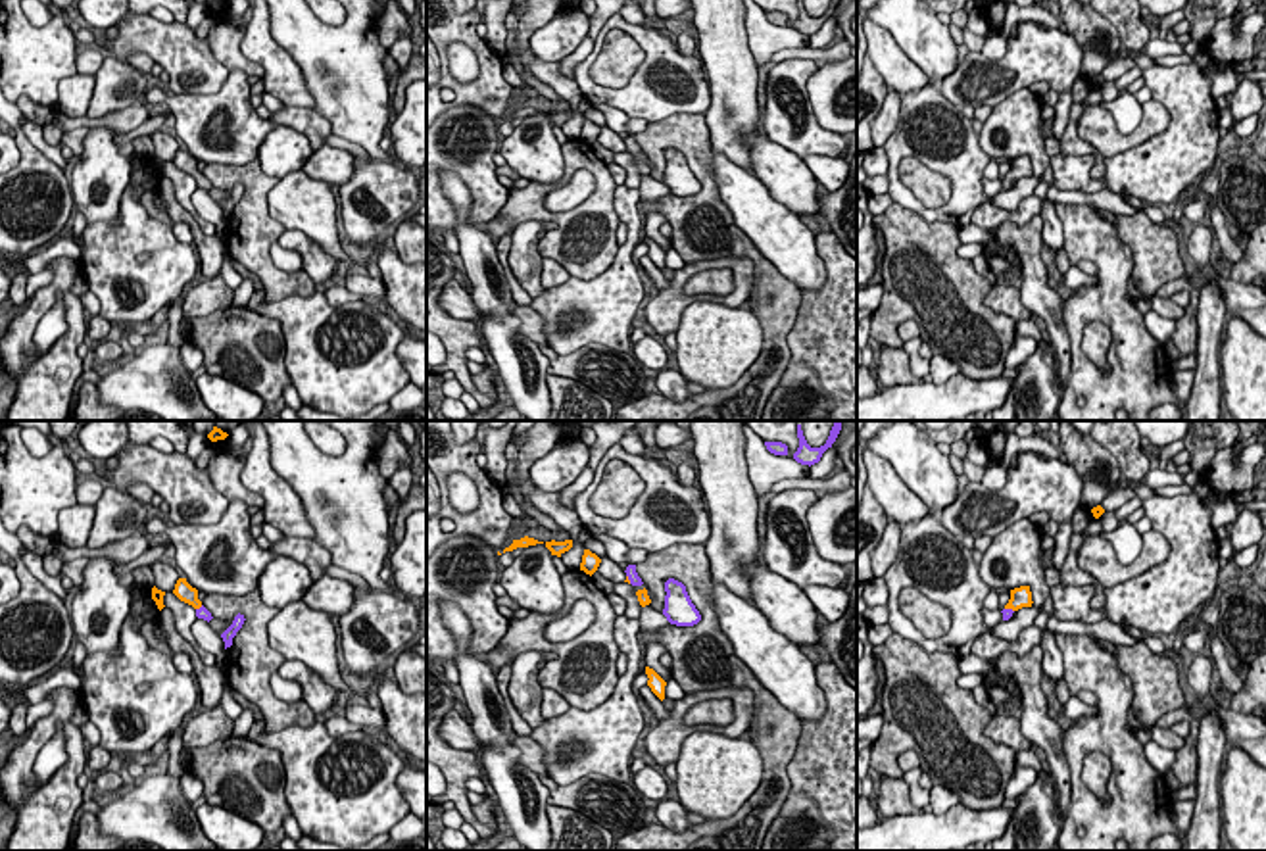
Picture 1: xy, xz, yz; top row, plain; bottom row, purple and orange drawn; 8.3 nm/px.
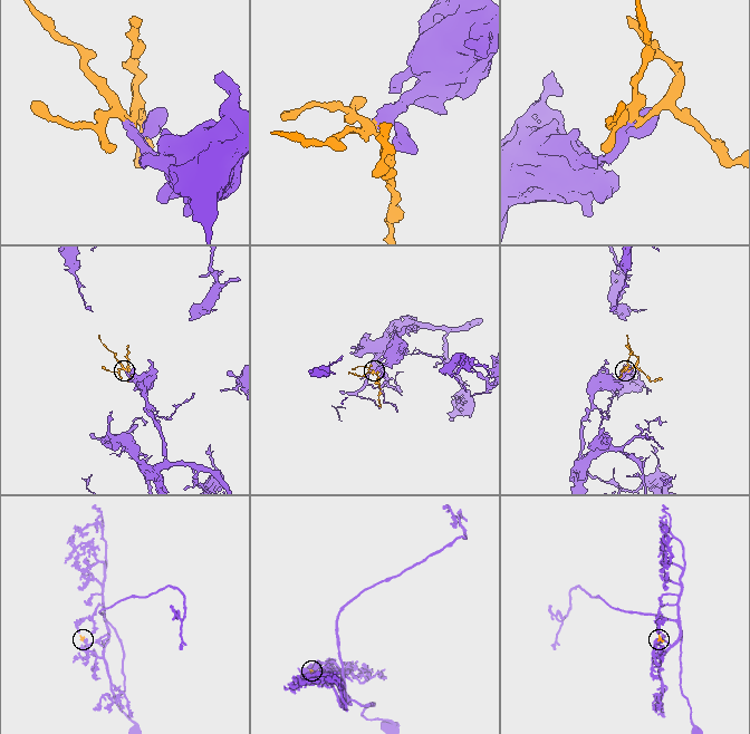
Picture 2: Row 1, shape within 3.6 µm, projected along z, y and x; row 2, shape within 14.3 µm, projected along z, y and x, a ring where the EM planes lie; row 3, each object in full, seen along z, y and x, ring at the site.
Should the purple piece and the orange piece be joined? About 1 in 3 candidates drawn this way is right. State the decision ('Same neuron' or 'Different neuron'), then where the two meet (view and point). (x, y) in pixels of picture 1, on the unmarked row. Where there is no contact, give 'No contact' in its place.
Same neuron. Touches purple at yz (1009, 179)

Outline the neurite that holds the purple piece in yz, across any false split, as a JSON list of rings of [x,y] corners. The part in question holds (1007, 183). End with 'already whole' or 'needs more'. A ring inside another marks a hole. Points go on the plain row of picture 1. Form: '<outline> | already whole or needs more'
[[[1020,156],[1010,159],[1010,169],[1005,175],[1003,182],[1003,190],[1009,190],[1012,186],[1014,181],[1022,179],[1022,177],[1032,177],[1032,161],[1030,156]]] | needs more

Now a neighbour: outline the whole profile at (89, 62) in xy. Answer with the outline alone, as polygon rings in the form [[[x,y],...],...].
[[[86,48],[77,54],[77,60],[75,60],[77,73],[96,75],[96,71],[102,67],[102,61],[104,61],[104,56],[98,50]]]

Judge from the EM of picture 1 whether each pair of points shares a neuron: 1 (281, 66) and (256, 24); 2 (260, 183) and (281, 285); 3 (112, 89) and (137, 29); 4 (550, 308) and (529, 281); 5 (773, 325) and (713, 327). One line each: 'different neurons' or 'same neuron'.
1: same neuron
2: same neuron
3: different neurons
4: different neurons
5: different neurons

